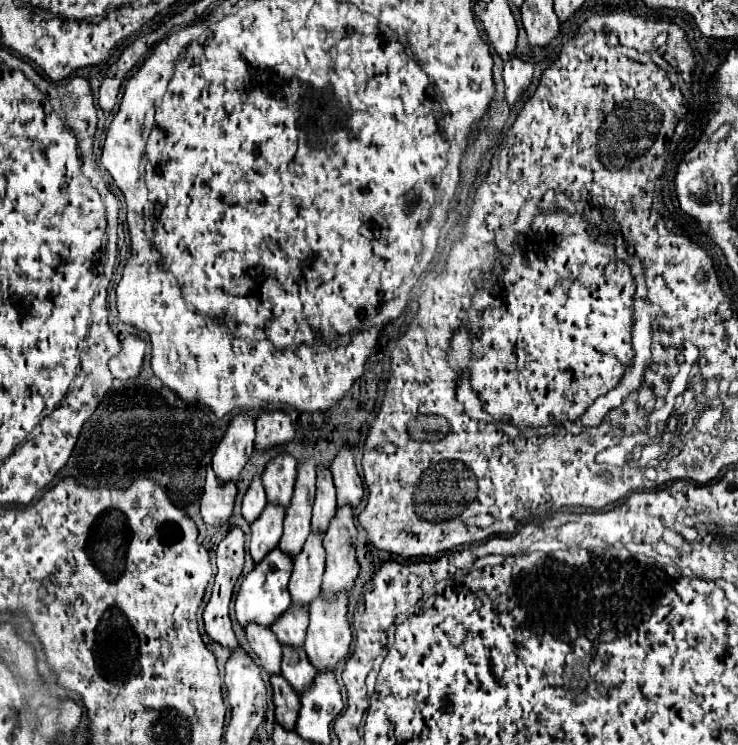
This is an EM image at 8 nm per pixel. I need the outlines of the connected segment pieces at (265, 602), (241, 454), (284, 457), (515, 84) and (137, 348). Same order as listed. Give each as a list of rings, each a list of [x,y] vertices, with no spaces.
[[[279,546],[273,548],[259,564],[255,564],[255,568],[243,578],[235,600],[235,614],[241,626],[247,626],[249,622],[271,626],[291,606],[291,594],[287,592],[291,568],[293,568],[291,556],[287,556]]]
[[[245,414],[231,418],[213,456],[213,470],[221,482],[237,482],[255,442],[255,420]]]
[[[287,452],[277,454],[265,464],[261,480],[269,502],[289,506],[293,486],[295,486],[295,476],[297,476],[295,466],[297,466],[297,460]]]
[[[513,56],[511,60],[505,62],[503,80],[505,80],[505,100],[509,102],[509,106],[513,106],[517,100],[521,100],[523,92],[531,84],[531,78],[533,78],[531,62],[525,62],[517,56]]]
[[[127,334],[121,342],[121,350],[115,358],[109,360],[111,374],[117,380],[129,380],[135,378],[141,370],[145,356],[145,336],[143,334]]]

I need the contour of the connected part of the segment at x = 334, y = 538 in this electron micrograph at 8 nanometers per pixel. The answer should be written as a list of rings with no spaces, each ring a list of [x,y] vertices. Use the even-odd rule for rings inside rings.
[[[351,506],[337,508],[335,518],[331,520],[323,540],[323,546],[327,550],[323,592],[327,596],[333,596],[343,590],[349,592],[357,580],[359,564],[355,560],[355,538],[357,530],[353,524]]]

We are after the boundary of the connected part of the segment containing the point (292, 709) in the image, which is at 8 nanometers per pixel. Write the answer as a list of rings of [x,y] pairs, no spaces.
[[[271,676],[271,686],[273,686],[273,702],[275,702],[275,718],[281,726],[285,728],[295,728],[295,720],[299,714],[299,694],[287,680],[279,676]]]

